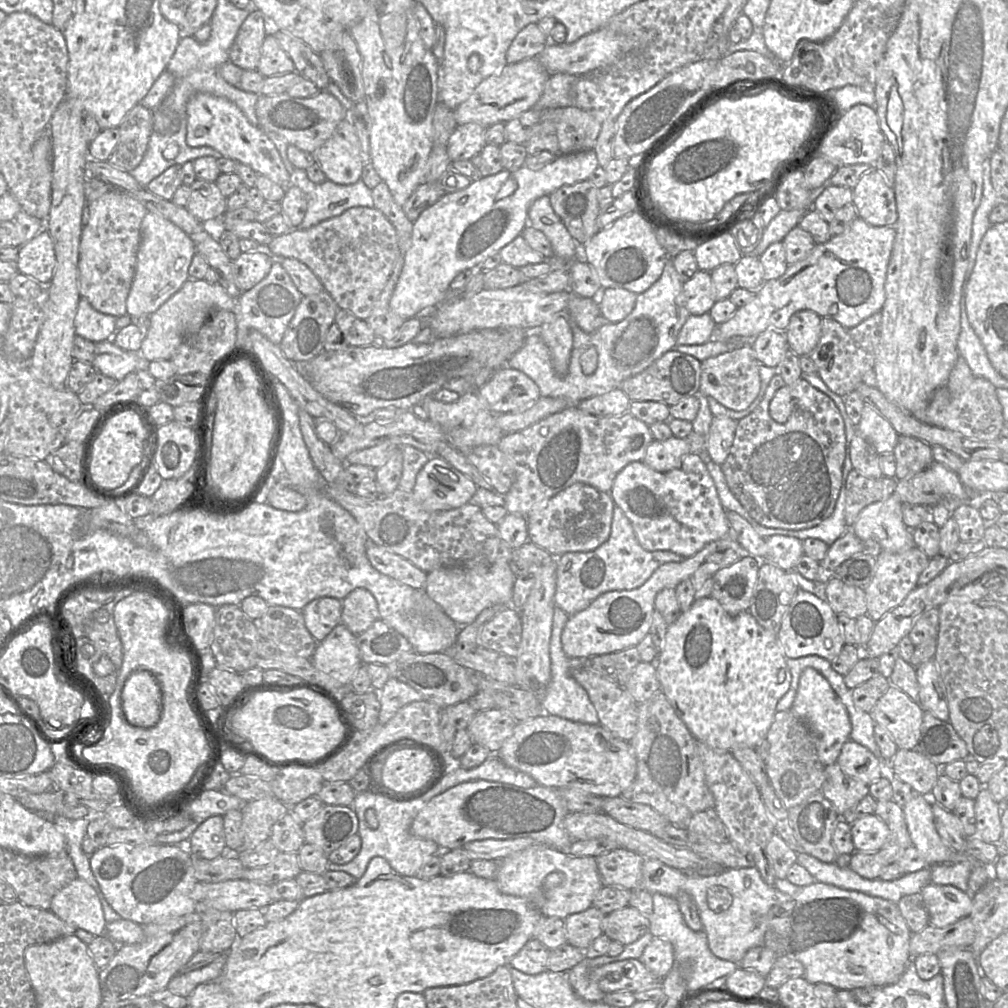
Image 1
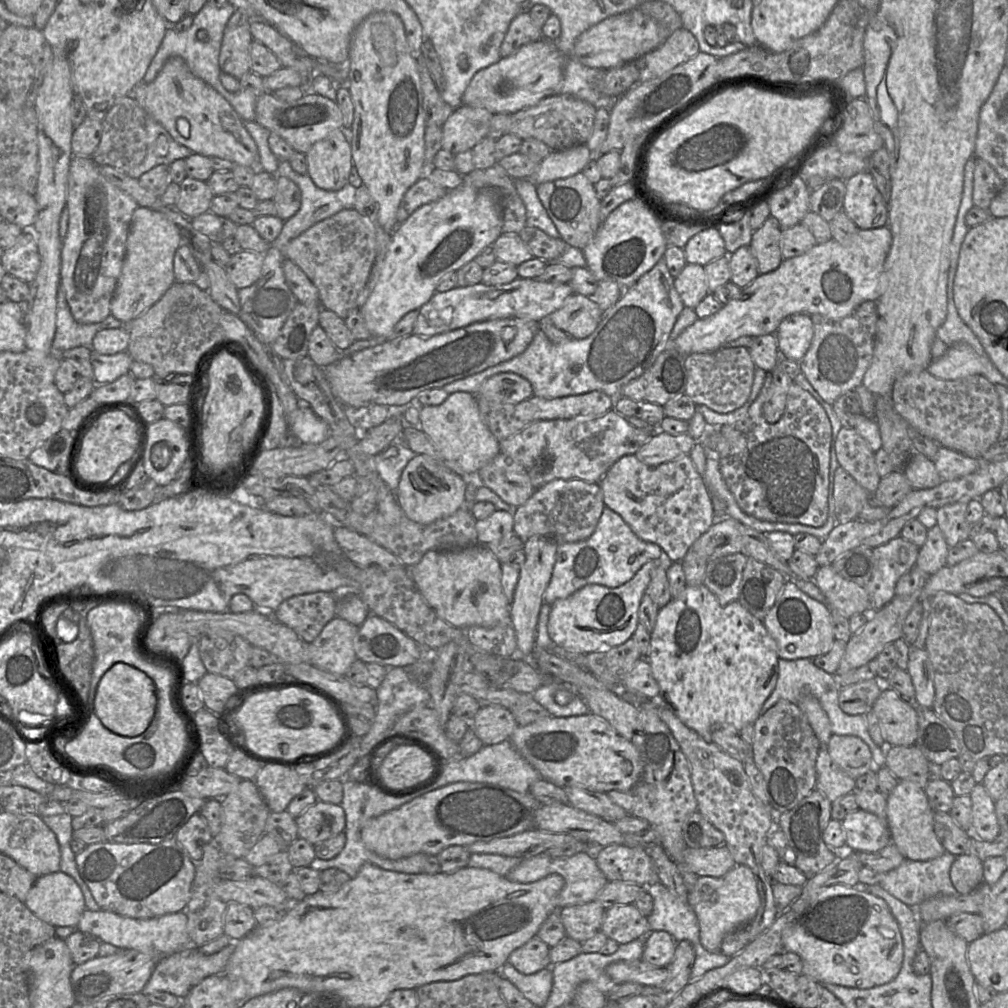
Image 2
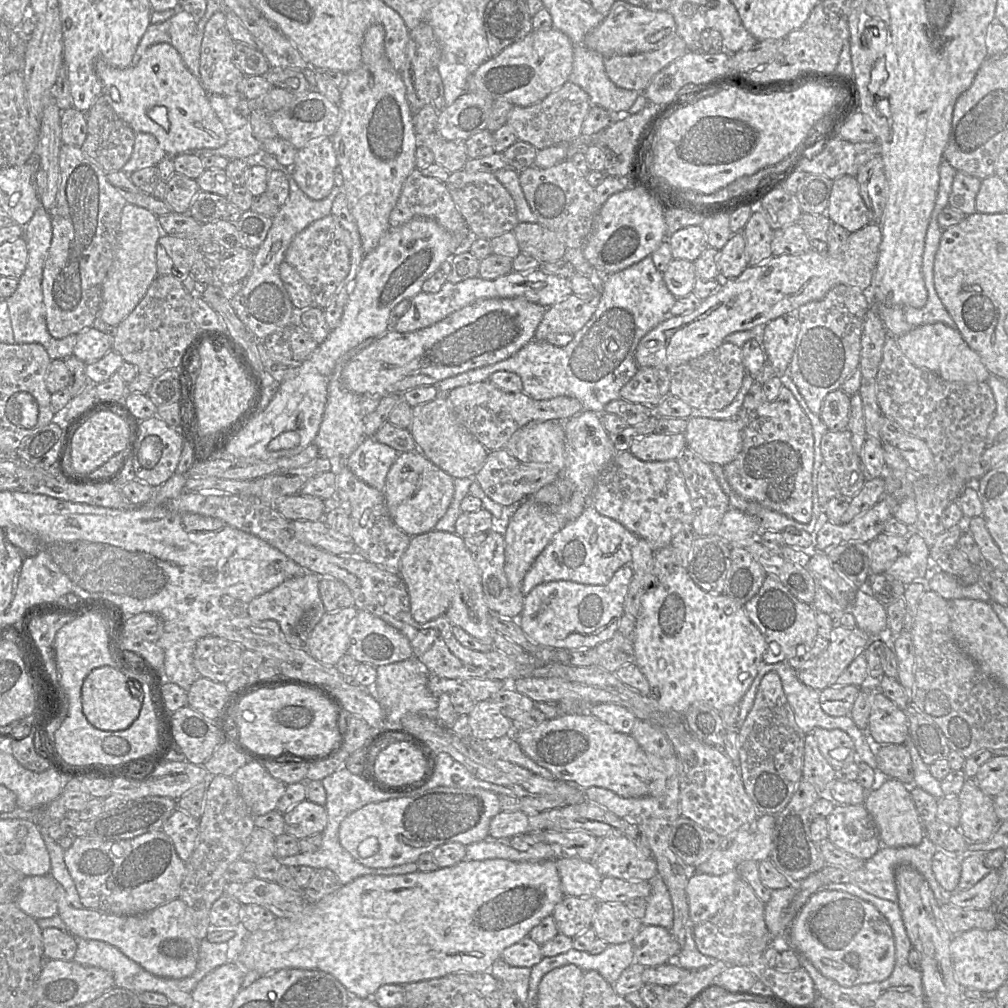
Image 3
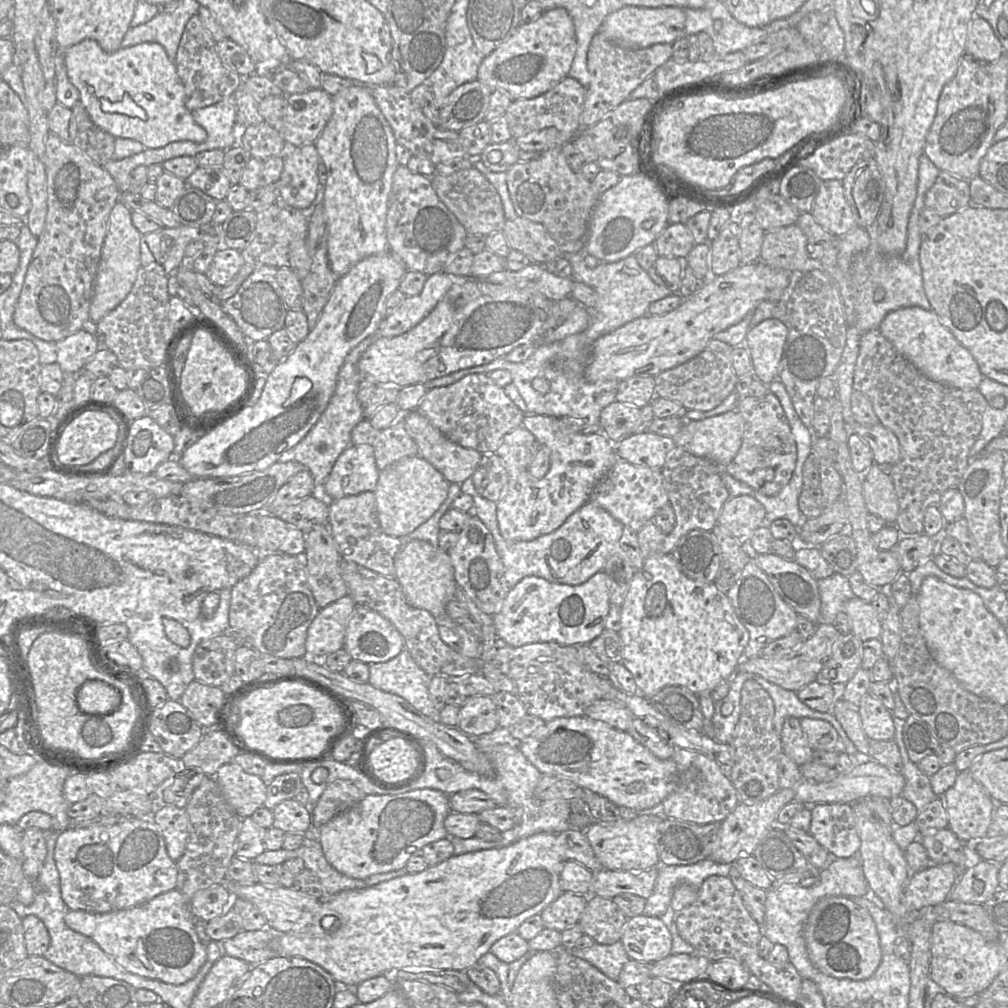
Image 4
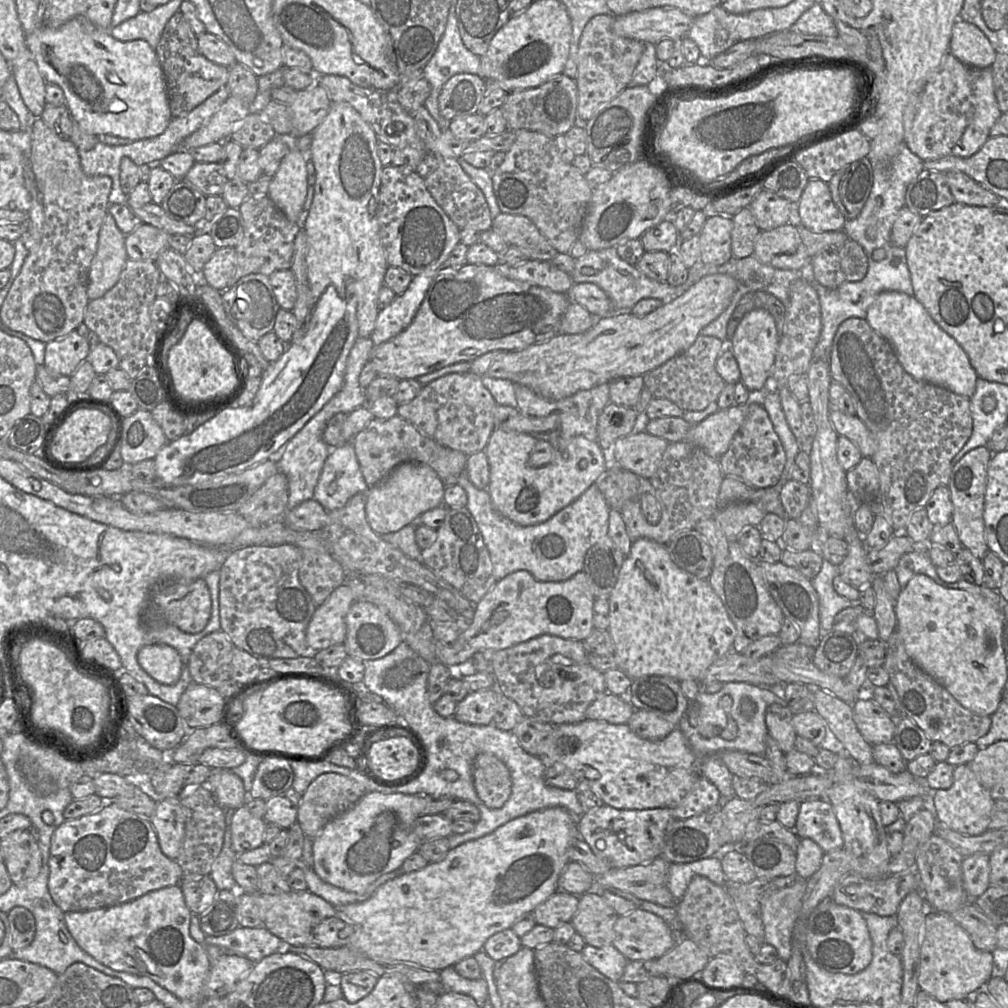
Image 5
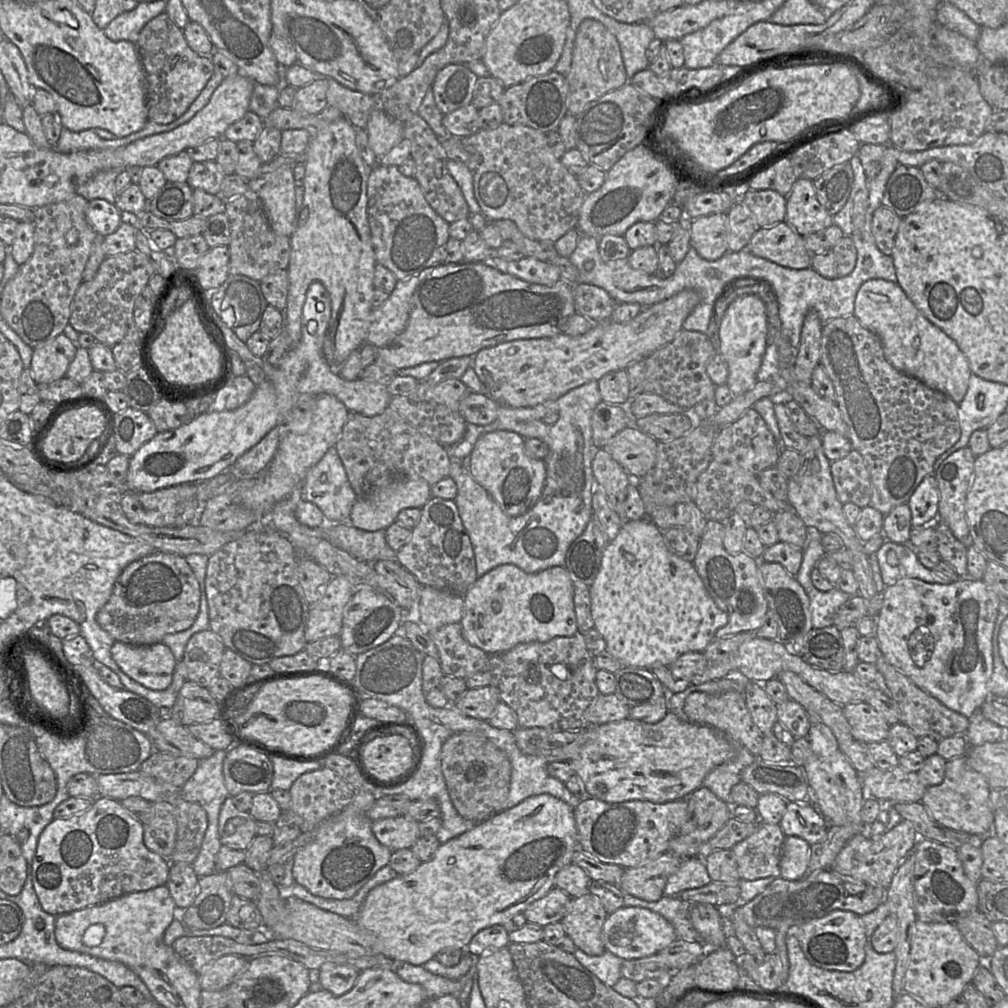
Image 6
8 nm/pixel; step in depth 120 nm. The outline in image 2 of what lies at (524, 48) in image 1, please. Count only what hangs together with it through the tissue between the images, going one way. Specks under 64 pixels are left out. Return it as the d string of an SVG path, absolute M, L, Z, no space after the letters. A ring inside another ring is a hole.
M529 12L517 15L510 23L500 47L501 58L508 57L521 46L543 38L541 29L533 23Z

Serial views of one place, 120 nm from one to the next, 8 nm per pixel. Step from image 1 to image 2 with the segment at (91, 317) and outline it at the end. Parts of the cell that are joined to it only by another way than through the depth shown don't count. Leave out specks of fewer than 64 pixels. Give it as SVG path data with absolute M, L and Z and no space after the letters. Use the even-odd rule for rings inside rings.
M59 291L57 298L56 332L52 351L60 354L71 348L91 347L94 336L102 329L100 323L84 324L77 322L71 314L65 294Z

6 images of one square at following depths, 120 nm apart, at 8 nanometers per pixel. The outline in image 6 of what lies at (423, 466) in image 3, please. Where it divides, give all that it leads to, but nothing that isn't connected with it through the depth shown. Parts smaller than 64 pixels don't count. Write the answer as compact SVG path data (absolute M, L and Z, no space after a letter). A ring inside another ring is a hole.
M397 477L388 484L374 489L365 497L359 498L351 508L349 523L366 531L385 530L395 523L397 515L402 509L421 508L431 497L431 485L426 480Z

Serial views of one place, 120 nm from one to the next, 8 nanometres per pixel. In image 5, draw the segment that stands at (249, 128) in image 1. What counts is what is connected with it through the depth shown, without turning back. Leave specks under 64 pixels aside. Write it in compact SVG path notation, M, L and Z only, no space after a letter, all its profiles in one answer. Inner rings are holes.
M77 16L58 28L42 26L26 32L26 45L38 70L47 83L58 85L64 92L70 115L85 132L113 135L137 141L162 134L172 120L166 82L155 48L144 40L118 41L83 16Z

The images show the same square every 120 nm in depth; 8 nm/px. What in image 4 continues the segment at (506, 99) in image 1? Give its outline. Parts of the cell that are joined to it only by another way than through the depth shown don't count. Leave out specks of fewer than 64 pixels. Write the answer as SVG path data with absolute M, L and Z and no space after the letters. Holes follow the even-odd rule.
M544 10L536 21L522 23L507 41L484 57L476 79L491 90L504 91L512 100L534 98L568 76L576 48L574 24L567 10Z

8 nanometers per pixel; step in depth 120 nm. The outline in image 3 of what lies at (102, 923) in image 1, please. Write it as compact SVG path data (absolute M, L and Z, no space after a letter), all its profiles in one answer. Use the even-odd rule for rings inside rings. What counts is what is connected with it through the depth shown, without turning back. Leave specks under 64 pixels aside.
M50 874L26 876L22 879L15 899L16 905L34 919L58 914L58 901L63 888Z

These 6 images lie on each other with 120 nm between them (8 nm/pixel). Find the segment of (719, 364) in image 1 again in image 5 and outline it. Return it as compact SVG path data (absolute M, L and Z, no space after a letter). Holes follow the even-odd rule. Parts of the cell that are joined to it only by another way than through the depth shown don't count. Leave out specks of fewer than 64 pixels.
M699 335L686 351L644 374L644 386L654 398L667 399L684 411L702 411L717 400L726 385L715 369L716 360L725 348L726 344L719 339Z

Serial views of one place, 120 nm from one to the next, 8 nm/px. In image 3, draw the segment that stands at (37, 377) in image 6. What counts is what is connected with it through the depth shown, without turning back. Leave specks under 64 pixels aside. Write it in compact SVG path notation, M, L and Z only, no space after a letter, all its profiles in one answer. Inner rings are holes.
M87 328L77 334L73 355L86 364L95 362L113 349L114 337L95 329Z

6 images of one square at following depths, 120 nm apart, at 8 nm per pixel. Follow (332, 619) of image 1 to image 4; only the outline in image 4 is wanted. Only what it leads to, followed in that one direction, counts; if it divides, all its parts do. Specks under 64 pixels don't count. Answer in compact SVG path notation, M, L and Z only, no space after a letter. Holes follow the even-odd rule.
M304 553L272 554L263 557L251 574L236 583L230 590L229 633L232 633L238 641L242 640L243 644L251 646L261 655L289 659L306 656L307 631L320 608L308 585Z

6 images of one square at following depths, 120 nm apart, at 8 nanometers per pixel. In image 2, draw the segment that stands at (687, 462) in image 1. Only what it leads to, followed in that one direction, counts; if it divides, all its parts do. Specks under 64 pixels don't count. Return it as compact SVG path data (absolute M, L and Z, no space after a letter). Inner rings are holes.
M634 454L625 455L608 469L598 485L605 507L620 515L638 538L658 545L672 562L680 562L693 543L715 522L711 494L689 455L656 467L640 462Z

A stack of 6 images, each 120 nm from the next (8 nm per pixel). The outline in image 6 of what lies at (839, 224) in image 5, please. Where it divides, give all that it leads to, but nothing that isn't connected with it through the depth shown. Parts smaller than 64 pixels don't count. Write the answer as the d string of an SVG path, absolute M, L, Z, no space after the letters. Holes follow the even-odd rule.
M797 179L786 197L785 221L804 237L833 225L833 216L818 201L813 180Z

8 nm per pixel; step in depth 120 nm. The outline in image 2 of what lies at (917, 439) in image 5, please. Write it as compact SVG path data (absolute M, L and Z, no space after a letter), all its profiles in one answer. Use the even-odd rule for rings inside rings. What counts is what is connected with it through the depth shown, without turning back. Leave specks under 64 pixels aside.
M927 370L900 374L893 383L891 399L896 412L921 435L939 446L981 459L999 439L1002 424L1001 403L995 385L984 375L955 380L937 378ZM959 501L937 508L937 526L943 532L949 547L969 539L975 523L966 519L968 501Z

